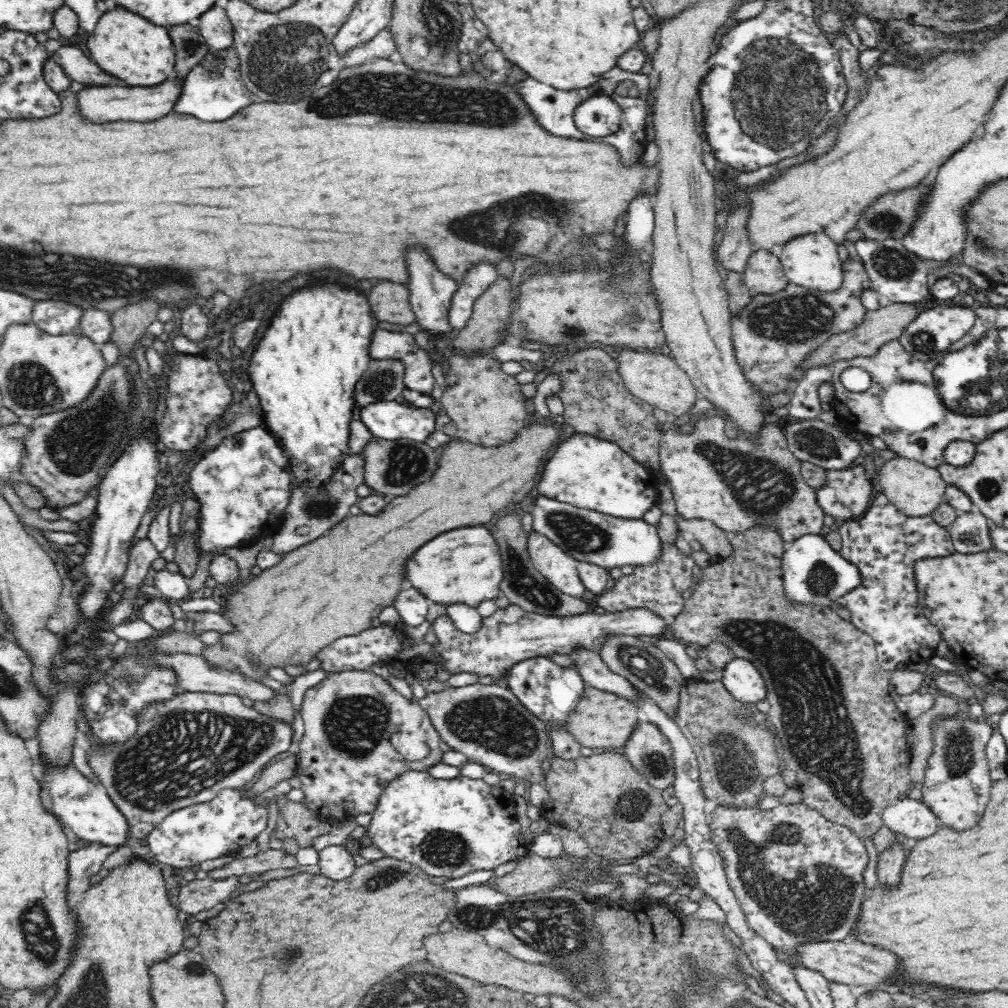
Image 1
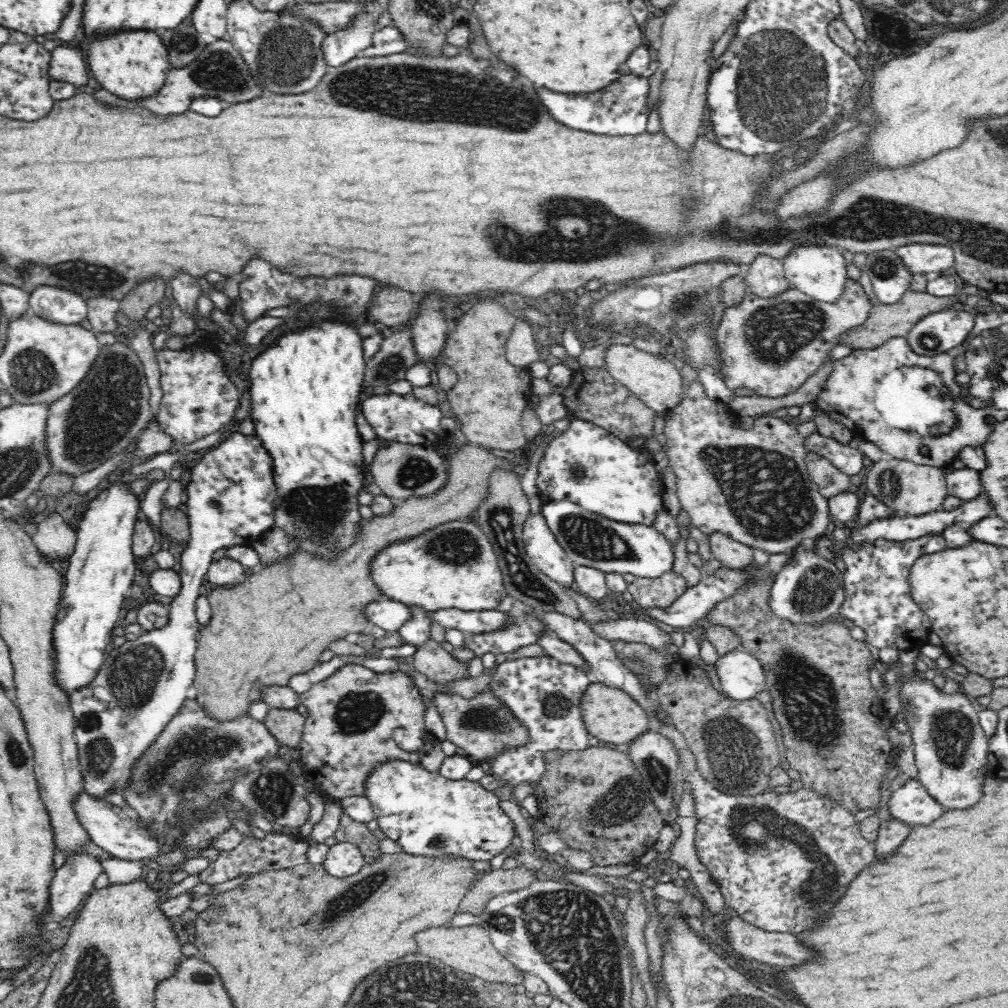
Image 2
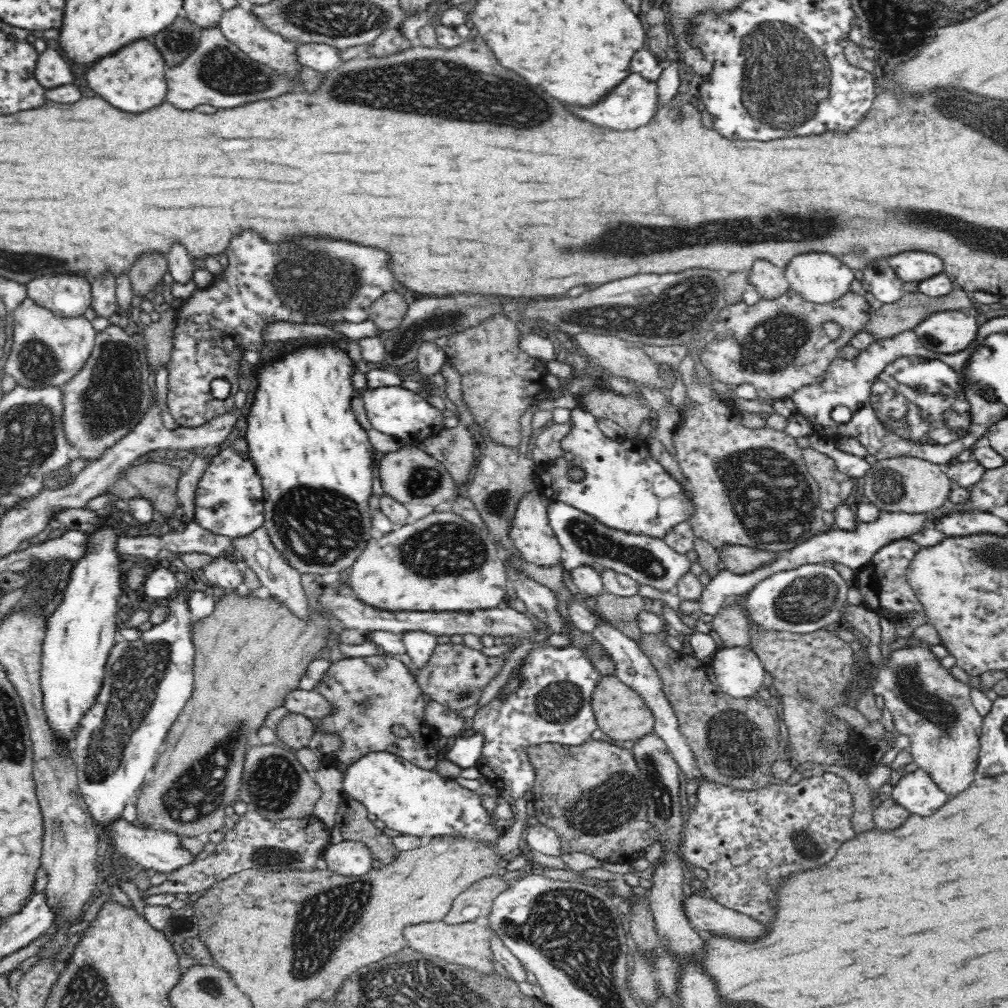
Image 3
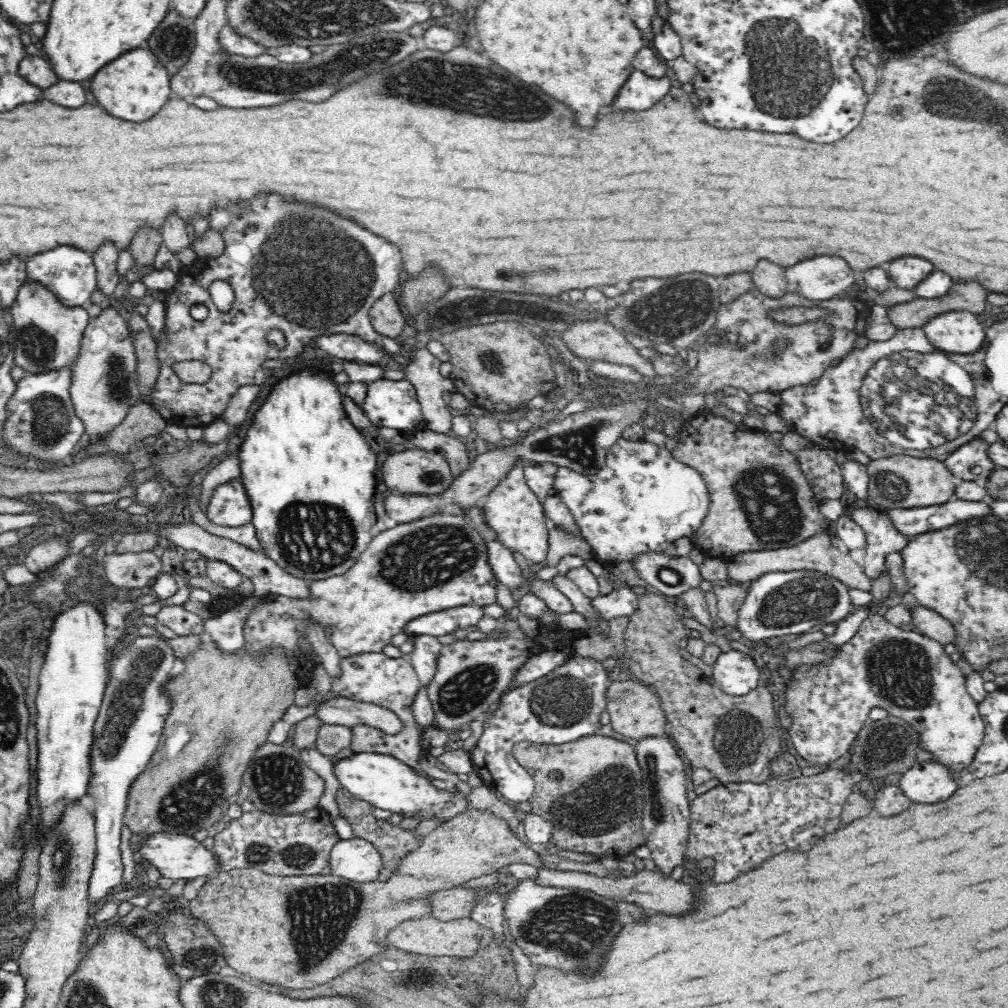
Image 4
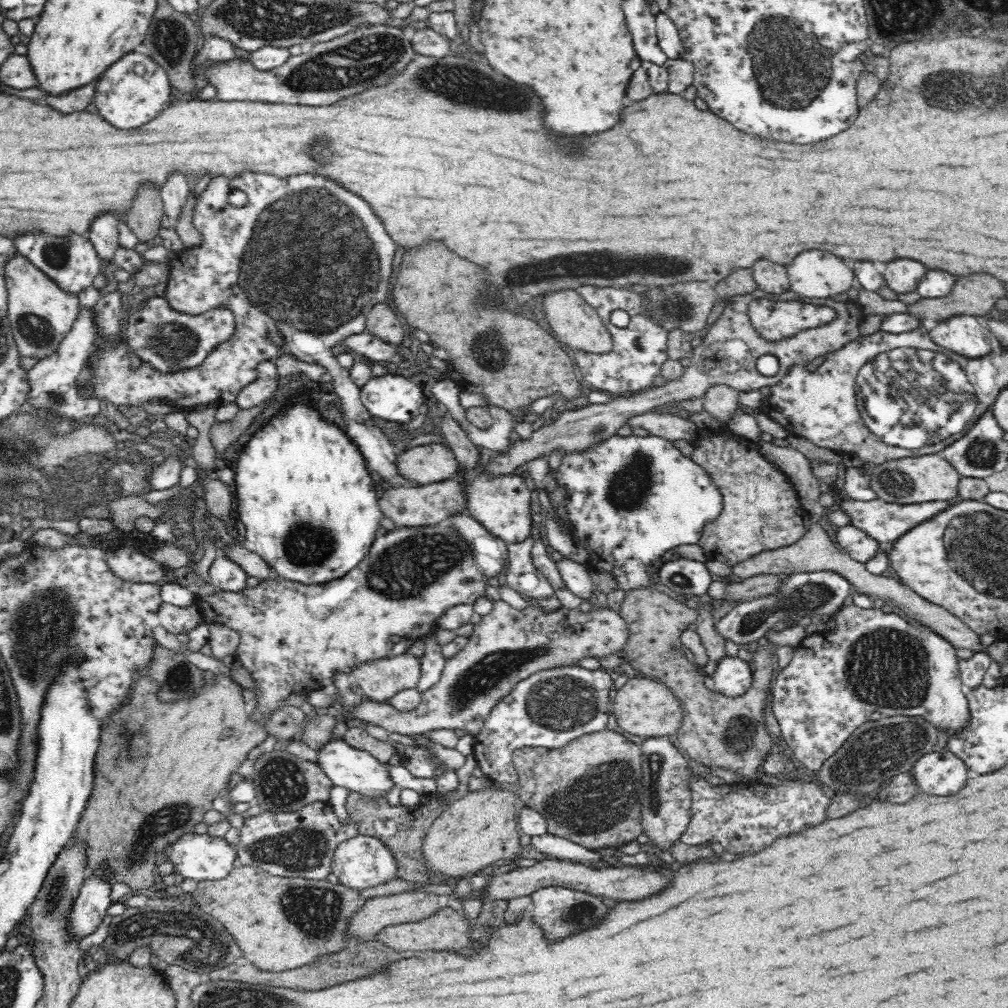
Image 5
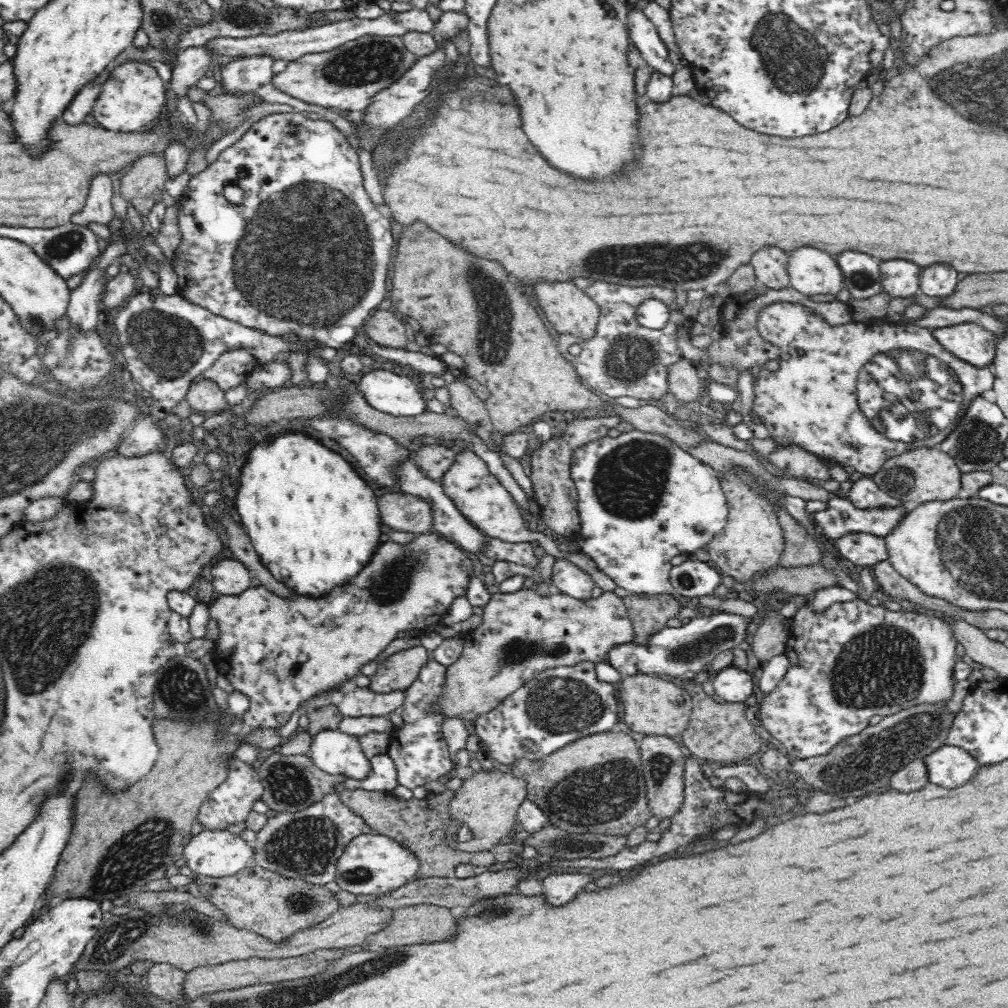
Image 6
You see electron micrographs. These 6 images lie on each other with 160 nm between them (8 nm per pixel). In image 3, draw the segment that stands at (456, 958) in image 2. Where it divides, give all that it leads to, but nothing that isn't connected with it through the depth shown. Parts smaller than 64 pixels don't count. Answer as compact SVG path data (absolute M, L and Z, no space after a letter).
M445 920L431 923L425 922L410 925L403 931L408 946L414 948L416 952L437 956L450 964L457 964L486 976L496 974L494 953L490 949L493 932L483 920L463 922L462 924L448 924Z

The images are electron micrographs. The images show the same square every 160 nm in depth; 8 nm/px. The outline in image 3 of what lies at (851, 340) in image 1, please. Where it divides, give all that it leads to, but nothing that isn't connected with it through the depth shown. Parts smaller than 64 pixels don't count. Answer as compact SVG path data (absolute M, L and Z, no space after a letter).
M954 290L950 294L932 298L920 291L908 292L902 295L900 300L890 304L883 304L878 309L872 309L869 316L869 322L861 332L870 334L872 340L879 341L887 339L902 332L913 330L925 318L938 311L960 310L964 306L964 310L972 304L972 297L965 290Z

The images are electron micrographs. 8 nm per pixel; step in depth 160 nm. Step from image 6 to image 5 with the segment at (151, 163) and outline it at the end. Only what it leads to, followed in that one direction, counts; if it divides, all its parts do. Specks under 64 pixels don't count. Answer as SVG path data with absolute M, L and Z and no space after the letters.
M142 186L132 212L125 218L130 230L136 235L138 243L148 243L159 237L160 220L163 217L163 202L158 190Z

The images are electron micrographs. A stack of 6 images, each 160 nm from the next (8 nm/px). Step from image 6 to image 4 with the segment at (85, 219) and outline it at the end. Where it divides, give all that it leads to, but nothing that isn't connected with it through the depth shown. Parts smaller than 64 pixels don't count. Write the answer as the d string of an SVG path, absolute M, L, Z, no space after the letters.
M104 244L94 254L94 264L97 274L97 290L104 294L106 300L110 300L116 290L116 284L120 277L116 271L118 250L112 244Z

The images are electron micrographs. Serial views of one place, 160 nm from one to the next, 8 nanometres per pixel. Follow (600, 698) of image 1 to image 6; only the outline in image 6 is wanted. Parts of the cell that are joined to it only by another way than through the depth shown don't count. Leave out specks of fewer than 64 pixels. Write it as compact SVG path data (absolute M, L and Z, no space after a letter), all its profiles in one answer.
M646 674L623 677L617 691L624 711L621 720L634 732L674 737L686 730L692 712L692 697L672 682L664 682L664 677Z

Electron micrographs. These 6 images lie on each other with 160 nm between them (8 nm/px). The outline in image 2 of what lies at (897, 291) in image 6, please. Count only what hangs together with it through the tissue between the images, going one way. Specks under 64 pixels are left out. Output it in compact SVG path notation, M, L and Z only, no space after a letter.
M912 242L899 246L895 251L913 274L926 274L931 277L954 266L954 252L948 246Z

